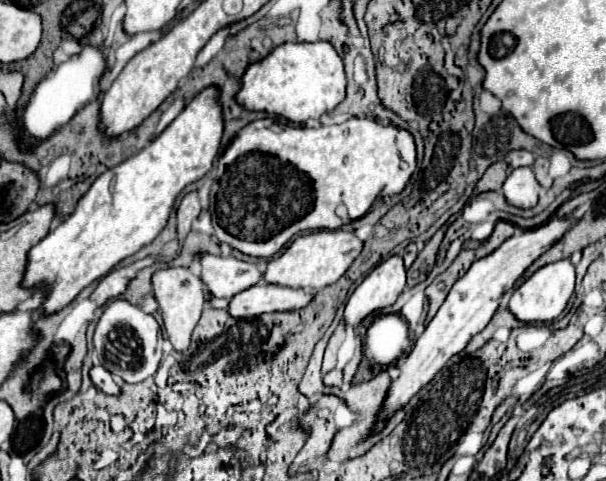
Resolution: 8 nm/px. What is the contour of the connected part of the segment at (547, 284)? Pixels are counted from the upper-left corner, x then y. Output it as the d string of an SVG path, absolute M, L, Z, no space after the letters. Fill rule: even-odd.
M563 259L563 261L549 263L541 267L537 273L533 273L527 281L523 281L519 289L513 291L509 299L509 311L523 323L553 321L565 309L567 301L573 295L573 289L575 289L575 267L571 265L571 261Z

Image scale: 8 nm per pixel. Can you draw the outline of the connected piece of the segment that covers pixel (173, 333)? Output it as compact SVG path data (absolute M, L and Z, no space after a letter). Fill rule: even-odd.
M189 267L161 269L153 275L153 291L155 291L155 299L159 303L161 317L163 317L163 323L165 323L165 329L167 329L173 349L179 353L187 351L187 347L191 343L191 333L193 333L193 329L201 317L201 311L205 307L205 291L203 291L201 277Z

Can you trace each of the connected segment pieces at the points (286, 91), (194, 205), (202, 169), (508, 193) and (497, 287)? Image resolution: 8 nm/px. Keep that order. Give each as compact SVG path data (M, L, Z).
M327 41L317 43L283 43L263 61L247 67L237 101L249 111L283 115L295 123L319 119L333 111L345 99L343 61Z
M197 191L187 193L181 199L181 205L177 209L177 233L179 233L179 239L187 237L189 229L191 229L191 223L195 221L195 217L199 215L199 211L201 211L201 203L199 203Z
M213 85L205 87L199 95L195 95L187 103L183 113L155 141L151 141L135 157L103 173L91 185L91 189L79 199L73 215L69 215L67 221L59 223L53 231L49 231L47 237L31 249L29 265L25 271L25 287L33 287L39 283L49 287L49 293L43 301L45 313L55 313L65 305L69 305L83 287L87 287L95 279L105 277L113 269L113 265L117 265L121 259L149 245L157 237L157 233L167 225L167 219L171 215L171 209L179 193L189 183L201 179L211 169L213 159L219 151L219 143L223 137L223 111L221 111L219 95L221 95L219 87Z
M519 167L513 169L513 173L503 183L503 197L509 205L519 209L533 209L539 199L539 183L533 175L531 167Z
M551 217L549 223L537 229L529 229L529 231L517 229L517 235L513 235L513 239L507 239L497 251L493 251L491 255L487 255L485 259L479 259L477 263L469 267L469 271L451 287L445 303L439 307L431 323L425 327L423 335L415 341L413 351L407 355L405 361L399 363L399 375L391 379L391 387L375 417L375 427L373 427L375 433L379 433L393 419L393 415L399 409L403 409L411 401L411 397L417 391L421 391L445 367L445 363L453 355L461 353L467 347L467 343L487 327L487 323L491 321L493 313L497 311L501 303L501 297L505 293L511 293L513 285L521 279L523 271L539 255L543 255L549 247L553 247L553 243L557 243L563 233L567 233L569 223L571 223L571 217L563 217L563 219Z

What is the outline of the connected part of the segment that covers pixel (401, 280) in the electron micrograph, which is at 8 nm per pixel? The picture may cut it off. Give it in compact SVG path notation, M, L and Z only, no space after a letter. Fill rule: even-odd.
M399 255L377 265L349 297L343 323L357 327L369 313L393 305L405 287L405 279L403 259Z

